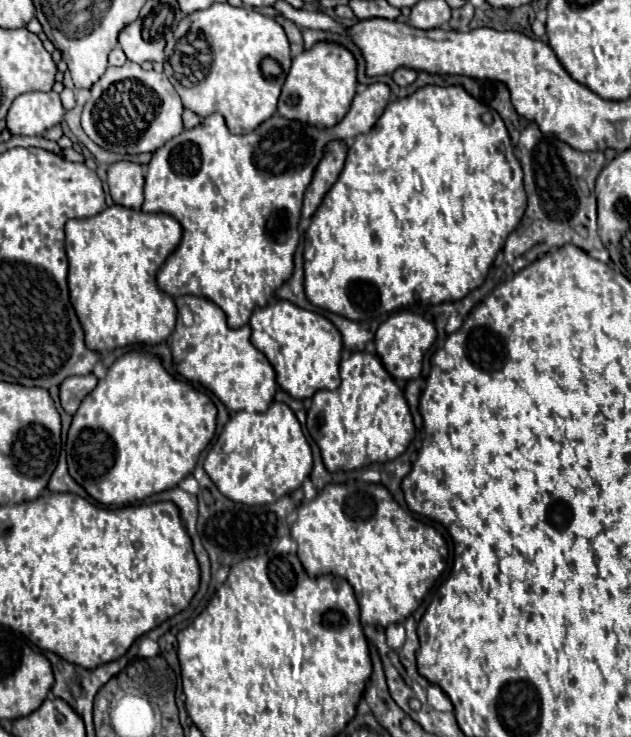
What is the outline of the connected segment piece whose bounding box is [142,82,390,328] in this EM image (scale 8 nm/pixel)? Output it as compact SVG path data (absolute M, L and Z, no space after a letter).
M382 82L370 84L364 92L358 92L352 100L350 112L332 128L318 128L298 120L288 120L278 112L262 122L250 134L236 136L226 128L222 114L214 112L192 130L182 130L178 136L158 148L146 168L144 186L144 212L164 212L182 224L182 242L168 256L158 272L158 286L172 298L192 294L204 296L218 304L226 316L230 328L240 328L250 322L254 308L268 304L276 288L280 288L294 270L294 252L300 240L298 222L306 188L326 152L326 146L334 140L350 142L358 134L366 134L374 128L376 120L384 112L390 100L390 88Z

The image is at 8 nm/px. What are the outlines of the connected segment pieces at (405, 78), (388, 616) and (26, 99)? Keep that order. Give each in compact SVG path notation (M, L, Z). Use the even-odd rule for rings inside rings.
M396 68L394 74L392 74L392 78L394 78L394 82L398 86L404 88L404 86L408 86L408 84L412 84L416 80L416 72L410 70L410 68Z
M340 484L340 486L326 486L320 496L320 500L316 504L308 502L302 506L300 514L298 514L298 522L294 523L291 527L291 537L294 538L294 542L298 544L298 556L300 556L300 562L304 564L306 572L310 576L320 576L320 574L334 574L334 576L340 576L340 578L346 578L354 592L356 592L356 598L358 598L358 604L360 604L360 618L362 618L362 624L376 624L376 626L388 626L392 622L404 622L418 606L420 602L424 600L426 592L434 586L436 578L439 578L440 574L445 569L445 558L448 555L448 548L446 542L440 532L428 524L422 524L420 520L414 520L410 514L406 514L398 502L392 498L392 494L388 492L386 486L382 484Z
M26 92L12 102L6 116L8 130L22 136L40 136L64 118L64 106L60 94L50 92Z

